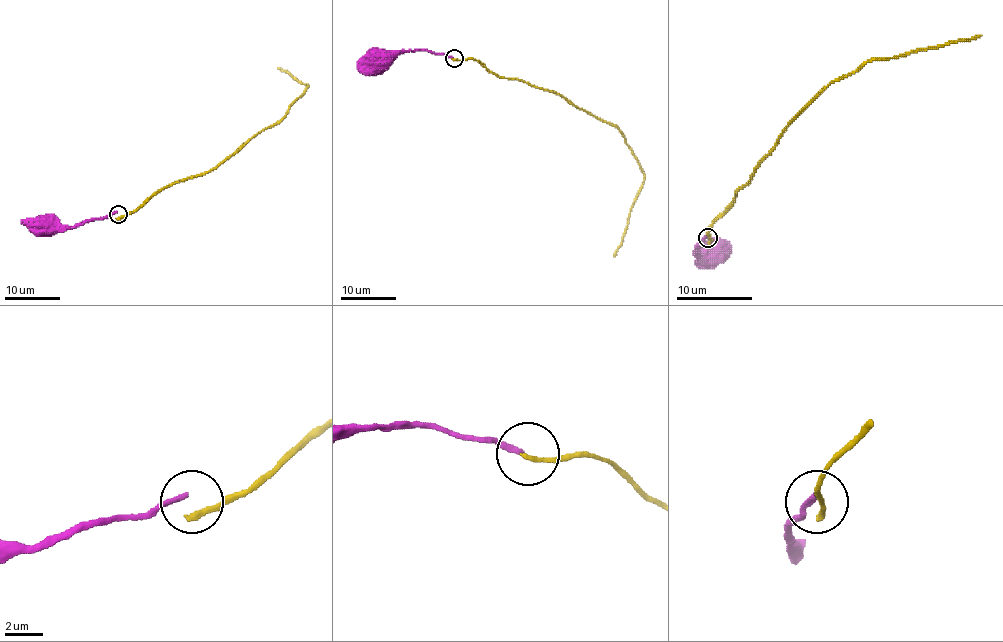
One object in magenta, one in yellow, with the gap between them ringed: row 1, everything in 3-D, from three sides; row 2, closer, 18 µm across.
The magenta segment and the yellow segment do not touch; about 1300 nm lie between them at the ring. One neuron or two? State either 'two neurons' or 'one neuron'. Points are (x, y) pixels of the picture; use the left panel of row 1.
two neurons

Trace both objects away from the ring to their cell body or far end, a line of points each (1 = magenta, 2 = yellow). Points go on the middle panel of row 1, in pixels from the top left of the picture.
1: (453, 59), (427, 50), (388, 52), (382, 56)
2: (454, 59), (475, 59), (501, 78), (553, 90), (619, 130), (643, 178), (623, 241), (613, 256)

